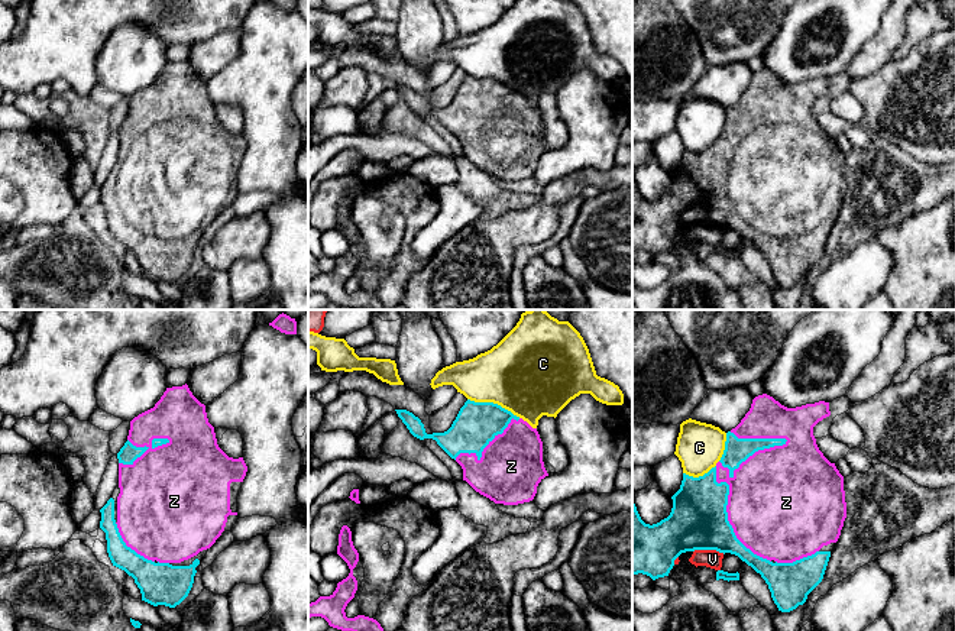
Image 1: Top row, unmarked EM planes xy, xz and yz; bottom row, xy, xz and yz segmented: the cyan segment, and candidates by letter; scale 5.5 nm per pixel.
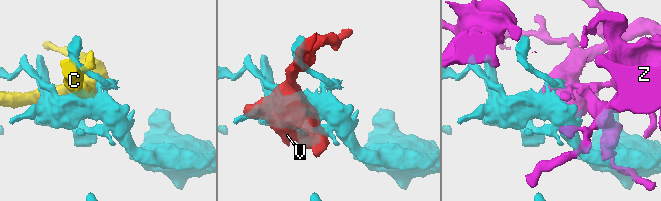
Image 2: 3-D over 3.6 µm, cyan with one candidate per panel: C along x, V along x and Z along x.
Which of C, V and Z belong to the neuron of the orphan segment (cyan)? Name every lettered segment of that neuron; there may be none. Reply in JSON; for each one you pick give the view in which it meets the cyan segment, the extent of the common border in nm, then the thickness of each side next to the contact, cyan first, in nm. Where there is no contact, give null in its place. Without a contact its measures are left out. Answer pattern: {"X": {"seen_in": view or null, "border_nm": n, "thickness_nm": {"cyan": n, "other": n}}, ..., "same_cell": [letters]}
{"Z": {"seen_in": "yz", "border_nm": 400, "thickness_nm": {"cyan": 140, "other": 480}}, "same_cell": ["Z"]}

